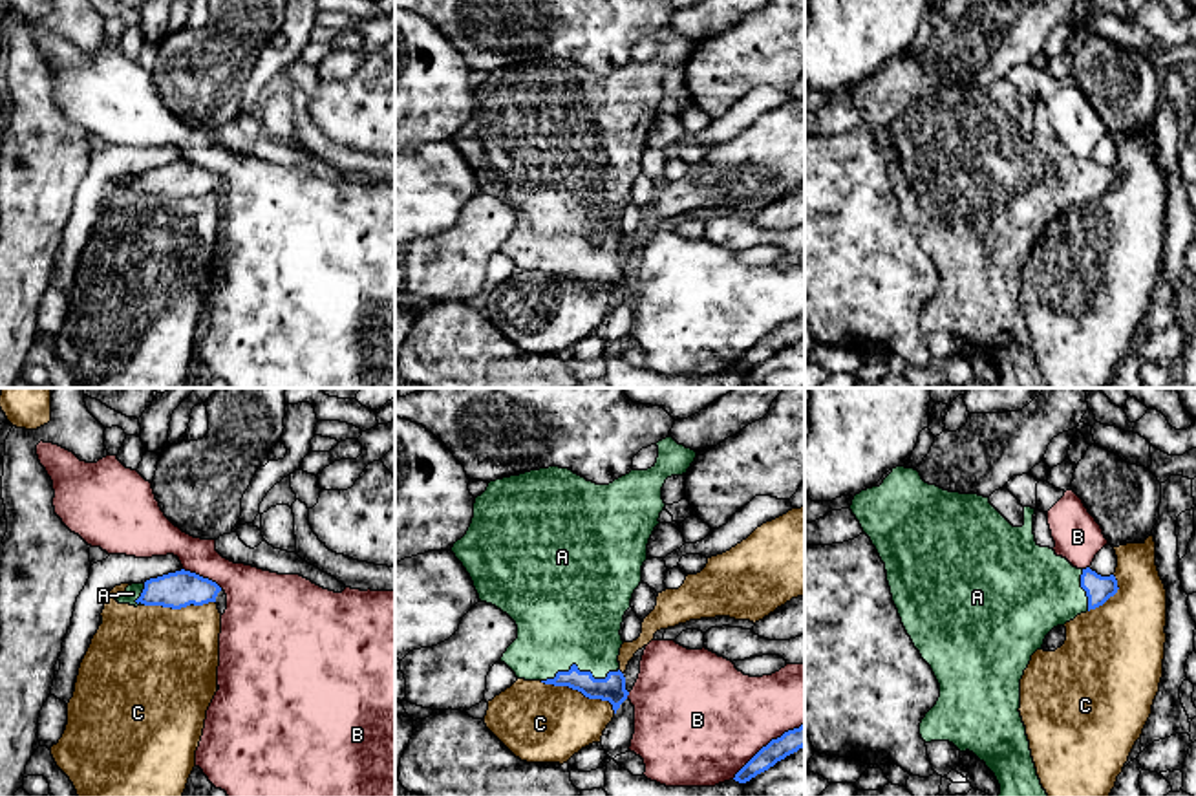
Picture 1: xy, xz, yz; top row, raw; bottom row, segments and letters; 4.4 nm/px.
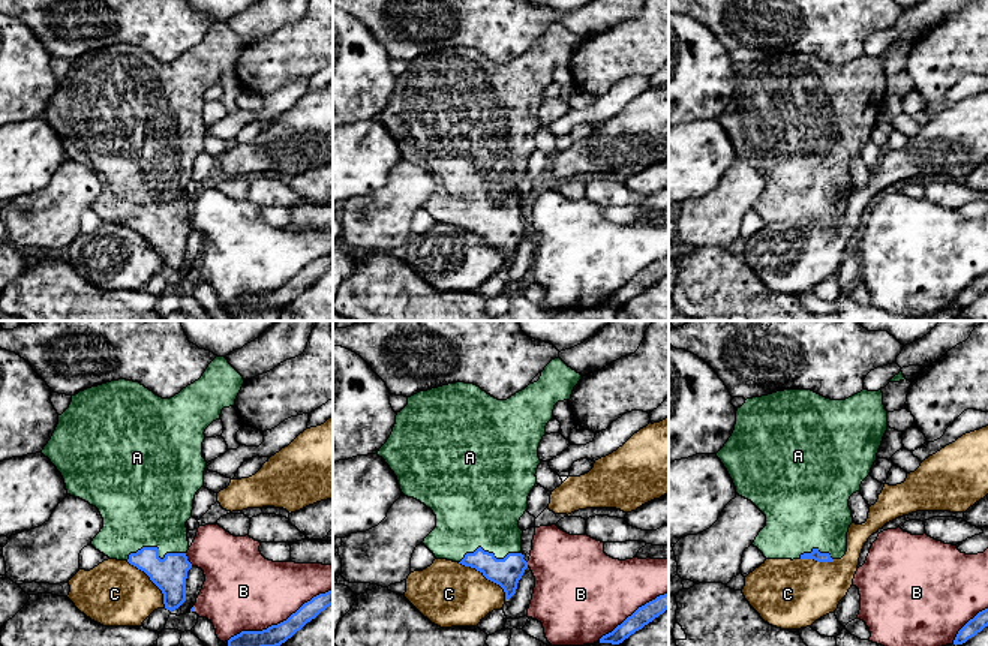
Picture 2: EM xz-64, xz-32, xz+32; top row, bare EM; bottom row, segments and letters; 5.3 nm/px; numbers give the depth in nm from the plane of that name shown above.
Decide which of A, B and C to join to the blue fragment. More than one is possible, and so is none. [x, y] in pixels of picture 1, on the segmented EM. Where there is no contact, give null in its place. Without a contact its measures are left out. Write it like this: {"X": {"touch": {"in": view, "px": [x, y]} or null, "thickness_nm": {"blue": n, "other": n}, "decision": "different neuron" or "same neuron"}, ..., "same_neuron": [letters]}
{"A": {"touch": {"in": "xz", "px": [578, 670]}, "thickness_nm": {"blue": 120, "other": 440}, "decision": "same neuron"}, "B": {"touch": {"in": "xz", "px": [768, 743]}, "thickness_nm": {"blue": 100, "other": 460}, "decision": "different neuron"}, "C": {"touch": {"in": "xz", "px": [580, 690]}, "thickness_nm": {"blue": 120, "other": 360}, "decision": "different neuron"}, "same_neuron": ["A"]}

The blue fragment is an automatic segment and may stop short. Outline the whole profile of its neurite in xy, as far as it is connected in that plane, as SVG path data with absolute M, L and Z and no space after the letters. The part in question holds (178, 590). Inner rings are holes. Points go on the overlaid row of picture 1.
M176 571L157 578L150 578L144 584L132 584L124 593L117 593L119 604L130 606L163 606L181 609L187 606L203 606L216 602L221 587L190 571Z

